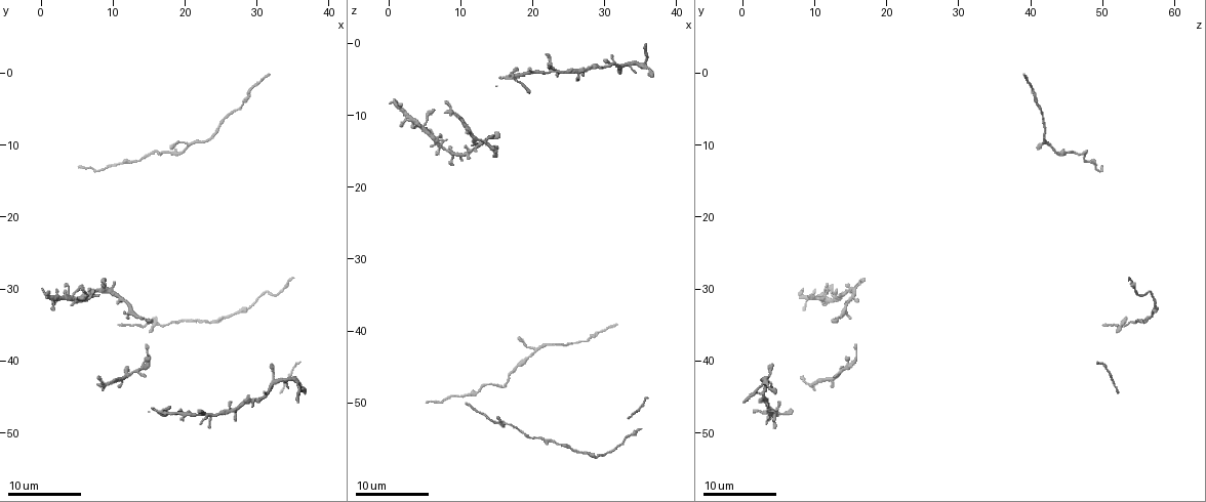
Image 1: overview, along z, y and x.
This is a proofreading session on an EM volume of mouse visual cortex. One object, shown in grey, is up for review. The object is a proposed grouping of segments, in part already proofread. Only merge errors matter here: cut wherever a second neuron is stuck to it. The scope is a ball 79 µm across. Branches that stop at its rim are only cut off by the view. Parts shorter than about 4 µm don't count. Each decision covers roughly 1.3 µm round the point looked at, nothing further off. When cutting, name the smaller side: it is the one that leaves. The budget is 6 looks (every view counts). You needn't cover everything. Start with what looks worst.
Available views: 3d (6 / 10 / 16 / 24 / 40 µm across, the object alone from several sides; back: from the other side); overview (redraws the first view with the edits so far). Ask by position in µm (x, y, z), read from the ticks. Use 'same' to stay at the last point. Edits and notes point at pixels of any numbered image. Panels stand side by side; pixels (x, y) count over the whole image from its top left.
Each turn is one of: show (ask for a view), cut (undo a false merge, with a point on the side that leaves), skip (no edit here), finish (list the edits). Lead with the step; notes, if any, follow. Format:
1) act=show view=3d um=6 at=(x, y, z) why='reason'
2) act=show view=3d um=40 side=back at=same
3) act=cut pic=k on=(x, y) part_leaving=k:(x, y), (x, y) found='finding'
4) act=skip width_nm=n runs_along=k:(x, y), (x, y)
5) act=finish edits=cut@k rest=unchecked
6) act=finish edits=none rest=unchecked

act=show view=3d um=6 at=(20.5, 9.5, 42.5) why='branch point'

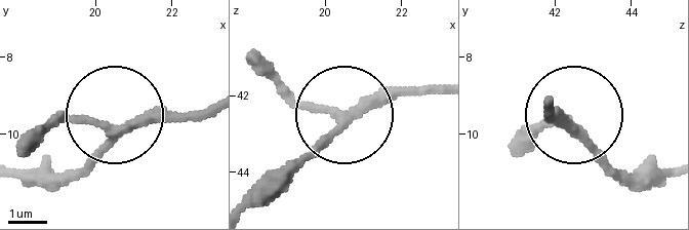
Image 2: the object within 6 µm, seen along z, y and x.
act=skip arms=3 found='one neuron here'

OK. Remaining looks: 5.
act=show view=3d um=10 at=(9.0, 30.0, 15.5) why='four arms meet'

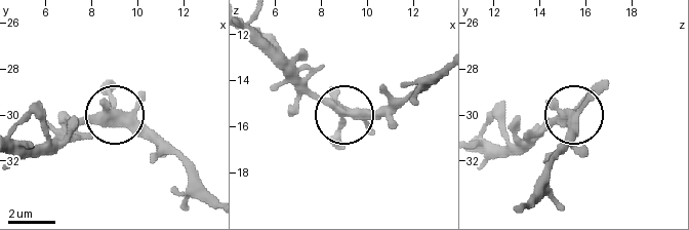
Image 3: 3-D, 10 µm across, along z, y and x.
act=skip width_nm=360 found='all the same neuron'

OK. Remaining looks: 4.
act=show view=3d um=6 at=(4.5, 31.0, 11.5)

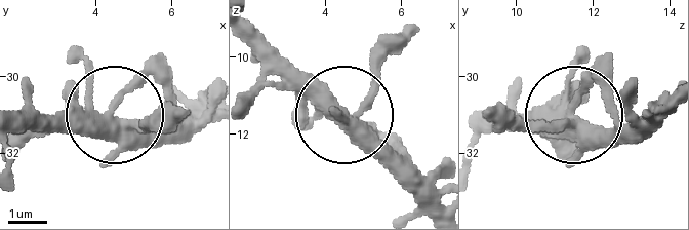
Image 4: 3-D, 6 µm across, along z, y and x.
act=skip runs_along=4:(662, 99), (613, 128), (499, 118) found='all the same neuron'

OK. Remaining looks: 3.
act=finish edits=none rest=unchecked

